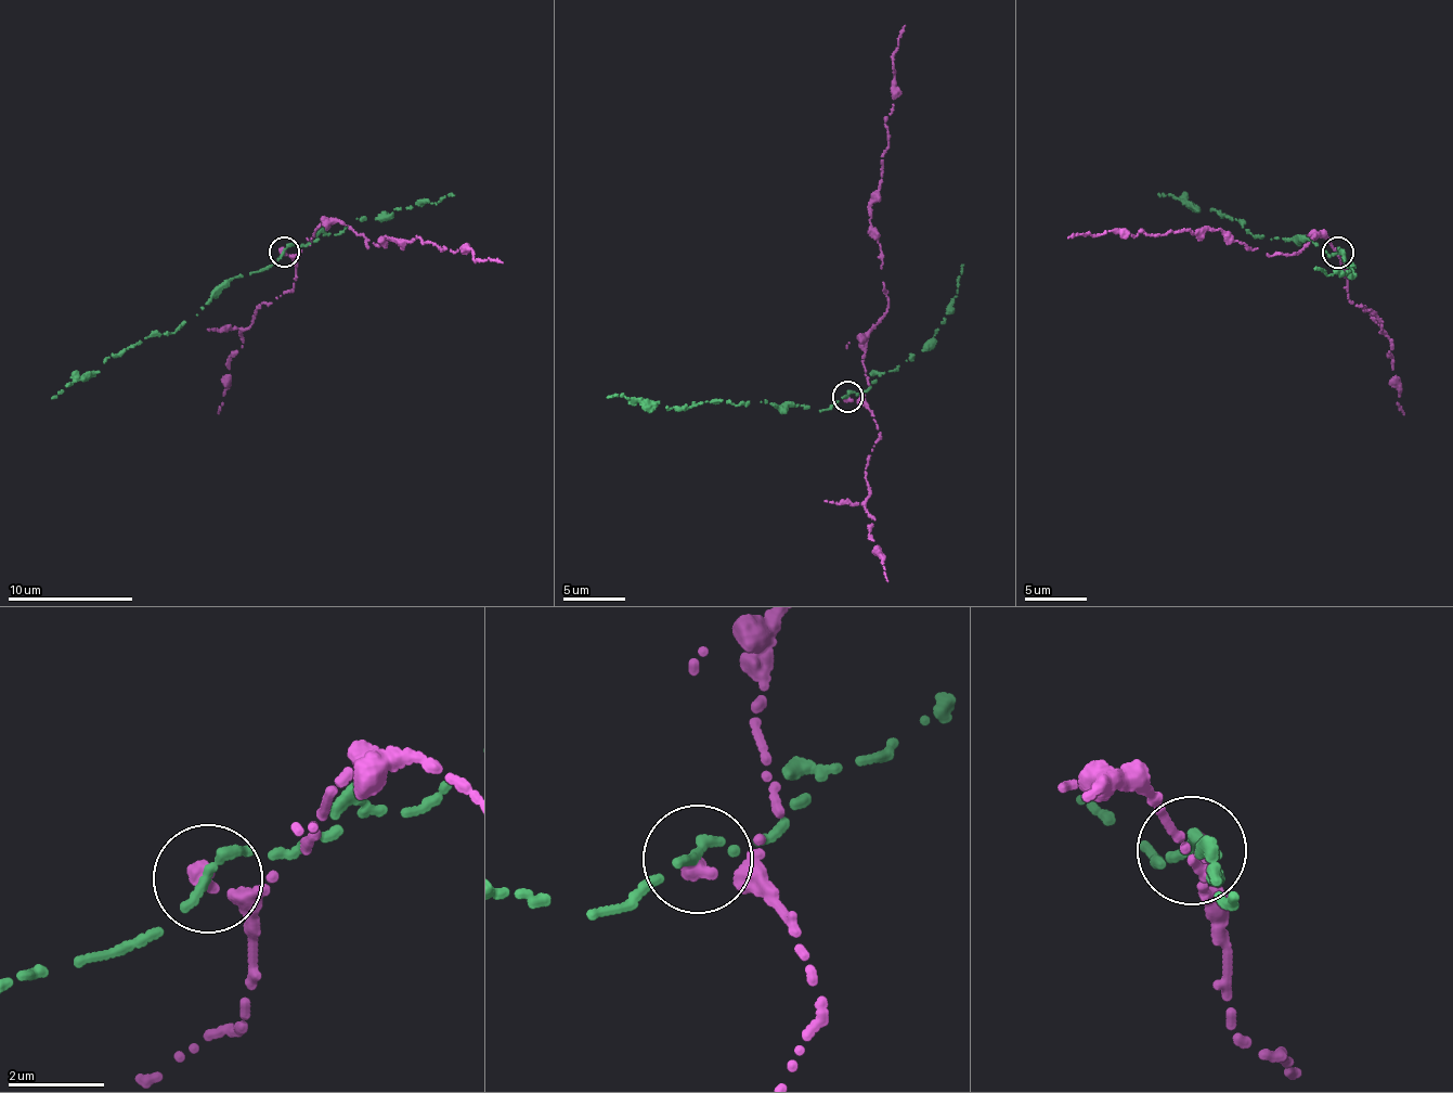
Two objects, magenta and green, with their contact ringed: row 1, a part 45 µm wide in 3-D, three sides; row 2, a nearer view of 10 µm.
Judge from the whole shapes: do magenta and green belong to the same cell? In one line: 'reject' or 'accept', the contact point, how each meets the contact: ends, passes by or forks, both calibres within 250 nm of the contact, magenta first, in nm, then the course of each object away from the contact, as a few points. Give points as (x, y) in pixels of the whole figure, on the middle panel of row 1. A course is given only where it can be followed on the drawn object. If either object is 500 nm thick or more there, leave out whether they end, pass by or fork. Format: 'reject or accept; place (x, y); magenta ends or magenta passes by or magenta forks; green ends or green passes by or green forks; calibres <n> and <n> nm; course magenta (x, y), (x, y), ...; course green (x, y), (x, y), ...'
reject; place (847, 396); magenta ends; green ends; calibres 320 and 280 nm; course magenta (848, 397), (870, 385), (861, 362), (890, 307), (868, 220), (905, 26); course green (848, 397), (818, 411), (744, 402), (701, 402), (675, 409), (659, 401), (636, 403), (621, 395), (607, 397)

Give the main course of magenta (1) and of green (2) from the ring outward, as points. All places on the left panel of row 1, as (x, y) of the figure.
1: (284, 252), (332, 221), (366, 248), (419, 238), (503, 261)
2: (284, 252), (218, 284), (208, 304), (181, 328), (140, 339), (112, 355), (100, 371), (77, 376), (51, 399)

